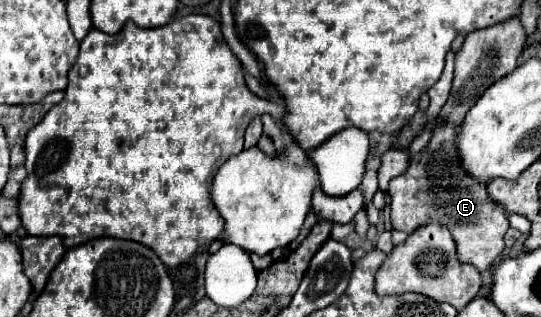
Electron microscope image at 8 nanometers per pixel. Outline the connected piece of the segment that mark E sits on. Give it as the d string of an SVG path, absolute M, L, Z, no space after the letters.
M507 20L505 24L495 24L481 32L471 32L465 38L463 48L455 56L455 80L451 94L435 118L429 144L409 160L403 174L389 182L391 194L391 226L405 234L415 232L425 224L447 226L457 240L457 256L461 260L487 272L501 256L505 242L503 236L509 230L509 220L505 208L499 202L489 200L487 184L469 176L463 168L457 150L457 128L463 124L465 114L481 98L481 94L495 84L499 78L511 74L517 68L517 58L525 48L525 32L517 20Z

